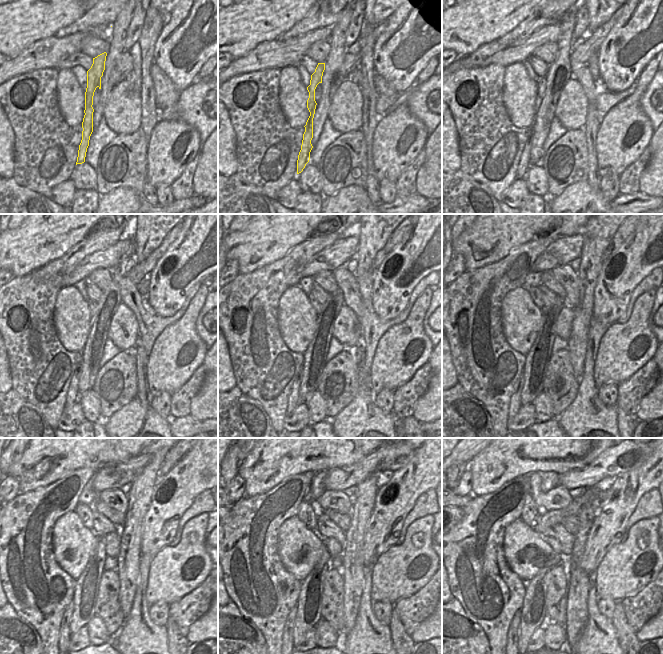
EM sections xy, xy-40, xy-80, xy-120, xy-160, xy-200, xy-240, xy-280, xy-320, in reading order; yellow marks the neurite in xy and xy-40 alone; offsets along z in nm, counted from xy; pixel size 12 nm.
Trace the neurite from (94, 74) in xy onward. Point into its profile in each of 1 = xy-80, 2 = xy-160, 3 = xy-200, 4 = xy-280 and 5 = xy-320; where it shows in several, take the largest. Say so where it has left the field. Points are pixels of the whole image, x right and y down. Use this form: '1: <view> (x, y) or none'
1: xy-80 (524, 162)
2: xy-160 (293, 402)
3: xy-200 (515, 402)
4: xy-280 (288, 632)
5: xy-320 (512, 635)

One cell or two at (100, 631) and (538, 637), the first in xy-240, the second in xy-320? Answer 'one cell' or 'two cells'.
two cells

